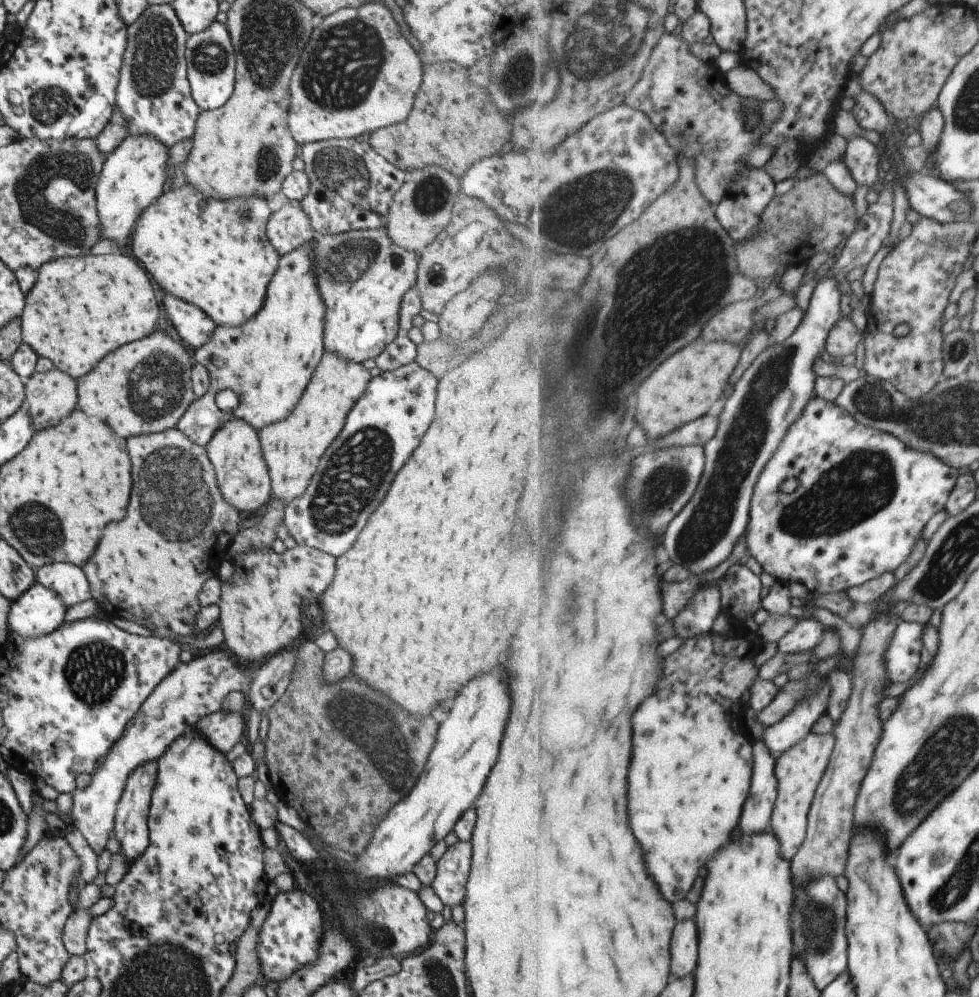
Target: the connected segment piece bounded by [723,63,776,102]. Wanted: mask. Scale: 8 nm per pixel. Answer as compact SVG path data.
M740 63L723 73L725 83L738 96L752 97L759 102L776 98L773 88L765 83L750 67Z

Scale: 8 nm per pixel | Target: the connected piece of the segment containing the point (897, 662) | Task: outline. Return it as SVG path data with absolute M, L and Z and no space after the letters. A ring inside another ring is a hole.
M900 621L887 652L891 682L911 680L921 664L925 624Z

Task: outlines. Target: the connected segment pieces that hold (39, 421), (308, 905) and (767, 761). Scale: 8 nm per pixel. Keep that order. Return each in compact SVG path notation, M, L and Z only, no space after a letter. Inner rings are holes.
M55 368L47 372L34 371L23 381L24 399L21 407L28 410L29 416L34 426L34 432L47 428L47 426L57 426L61 418L67 418L69 412L75 408L76 384L67 373Z
M303 891L279 892L270 900L270 908L258 930L254 949L258 958L261 976L268 981L282 981L291 977L296 970L318 960L323 928L321 912L315 900Z
M763 738L754 740L753 744L753 786L741 814L741 830L747 834L771 830L772 814L778 797L777 757Z

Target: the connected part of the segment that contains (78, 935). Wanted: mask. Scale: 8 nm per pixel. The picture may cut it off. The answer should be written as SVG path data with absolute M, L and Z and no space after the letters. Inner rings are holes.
M73 909L66 918L62 928L62 943L65 950L72 955L81 955L86 951L85 937L91 922L89 909Z

